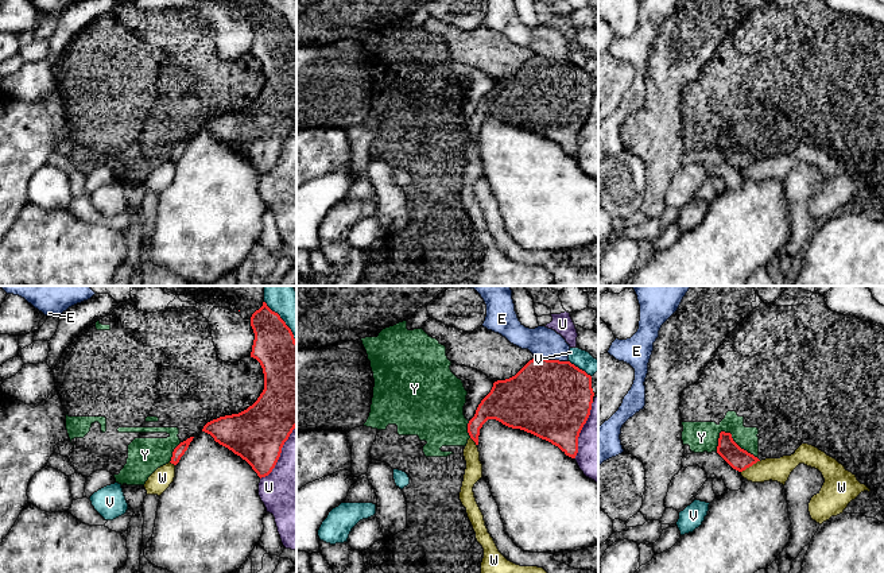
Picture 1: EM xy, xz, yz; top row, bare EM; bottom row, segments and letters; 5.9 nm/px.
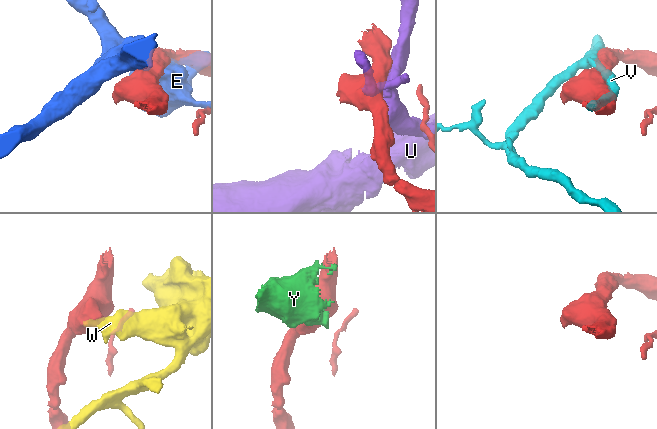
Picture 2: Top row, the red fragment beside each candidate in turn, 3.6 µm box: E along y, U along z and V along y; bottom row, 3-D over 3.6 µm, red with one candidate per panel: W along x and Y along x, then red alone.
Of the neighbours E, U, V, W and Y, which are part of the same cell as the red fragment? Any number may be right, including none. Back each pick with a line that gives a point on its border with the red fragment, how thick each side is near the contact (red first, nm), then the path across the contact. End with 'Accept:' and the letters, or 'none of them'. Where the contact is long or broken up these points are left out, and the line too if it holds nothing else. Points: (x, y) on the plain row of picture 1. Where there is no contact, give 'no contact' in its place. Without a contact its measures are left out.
Accept: none of them

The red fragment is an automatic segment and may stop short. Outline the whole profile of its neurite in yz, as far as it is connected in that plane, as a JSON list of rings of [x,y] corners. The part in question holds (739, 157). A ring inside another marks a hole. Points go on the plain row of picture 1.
[[[721,129],[717,151],[736,169],[743,170],[760,159],[753,152],[741,147],[732,136],[730,131]]]

